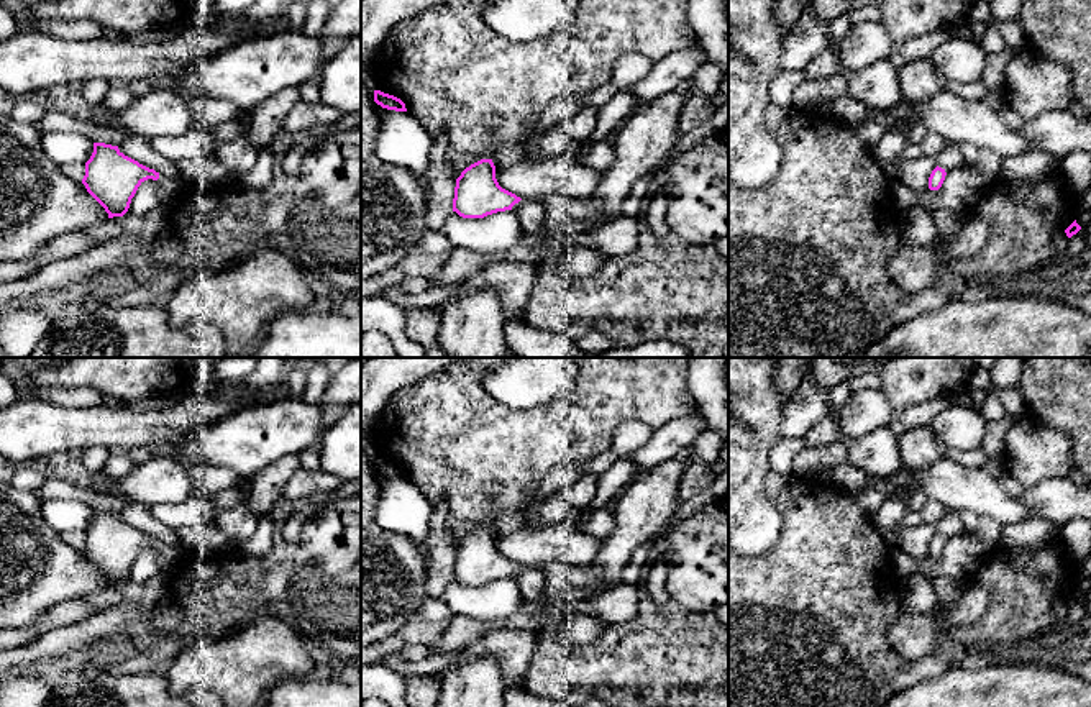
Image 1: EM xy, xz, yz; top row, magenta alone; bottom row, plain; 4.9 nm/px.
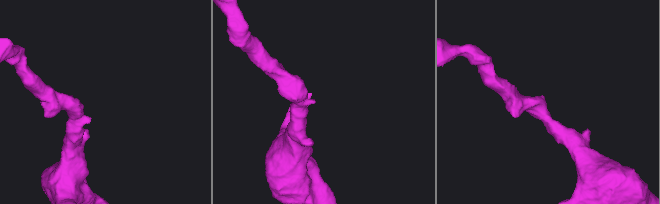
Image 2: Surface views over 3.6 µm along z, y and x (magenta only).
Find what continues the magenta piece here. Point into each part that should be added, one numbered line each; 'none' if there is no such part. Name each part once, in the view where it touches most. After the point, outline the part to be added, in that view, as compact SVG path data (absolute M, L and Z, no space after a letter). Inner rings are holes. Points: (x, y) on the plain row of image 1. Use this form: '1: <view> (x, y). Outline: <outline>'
1: xy (168, 555). Outline: M159 543L159 546L156 548L156 553L157 553L162 572L169 572L172 569L174 563L177 561L182 551L184 548L179 543L177 545Z

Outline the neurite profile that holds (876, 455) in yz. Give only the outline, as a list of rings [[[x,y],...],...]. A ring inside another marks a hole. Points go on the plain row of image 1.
[[[881,426],[856,441],[847,441],[847,446],[848,463],[881,487],[886,487],[891,476],[906,469],[899,456],[899,436],[891,426]]]

